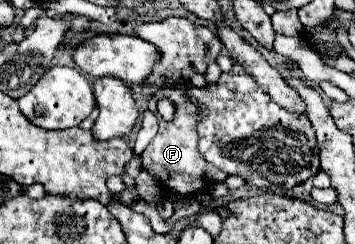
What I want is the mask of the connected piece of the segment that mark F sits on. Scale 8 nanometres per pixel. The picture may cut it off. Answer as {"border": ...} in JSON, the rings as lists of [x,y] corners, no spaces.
{"border":[[[169,95],[169,101],[175,103],[177,117],[173,121],[159,119],[159,133],[147,145],[147,149],[141,153],[143,169],[147,169],[163,187],[167,187],[175,193],[181,193],[181,195],[193,195],[197,191],[211,189],[217,181],[223,181],[227,177],[227,173],[219,171],[211,163],[205,163],[205,159],[199,155],[197,131],[195,131],[197,115],[193,115],[195,109],[187,109],[187,101],[181,97]]]}

